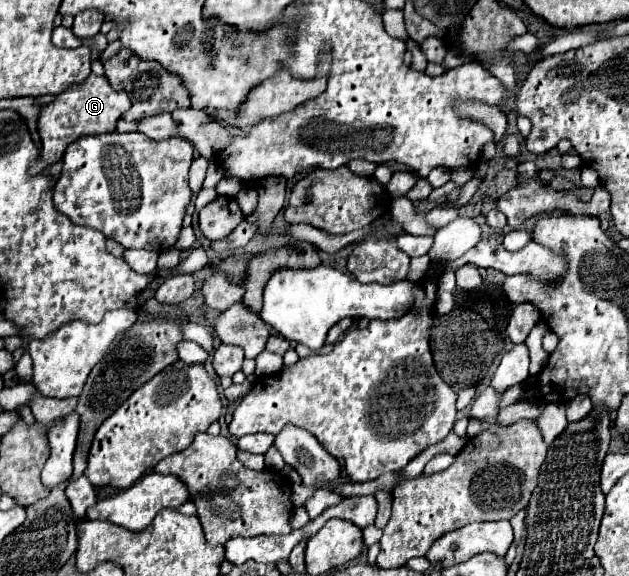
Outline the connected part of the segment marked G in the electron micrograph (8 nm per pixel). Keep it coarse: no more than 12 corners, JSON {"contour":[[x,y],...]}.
{"contour":[[89,74],[39,114],[41,174],[85,136],[113,132],[125,90]]}

